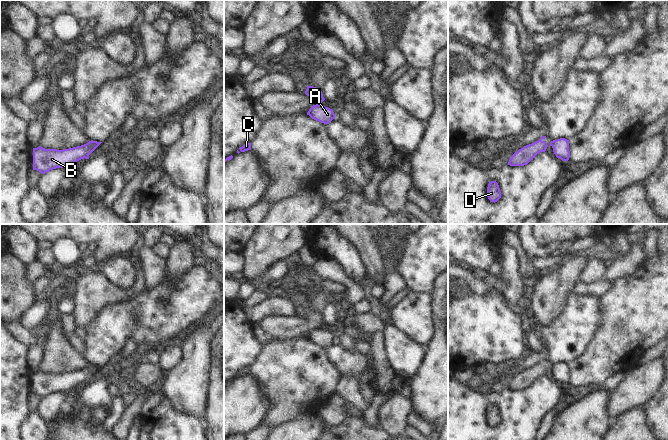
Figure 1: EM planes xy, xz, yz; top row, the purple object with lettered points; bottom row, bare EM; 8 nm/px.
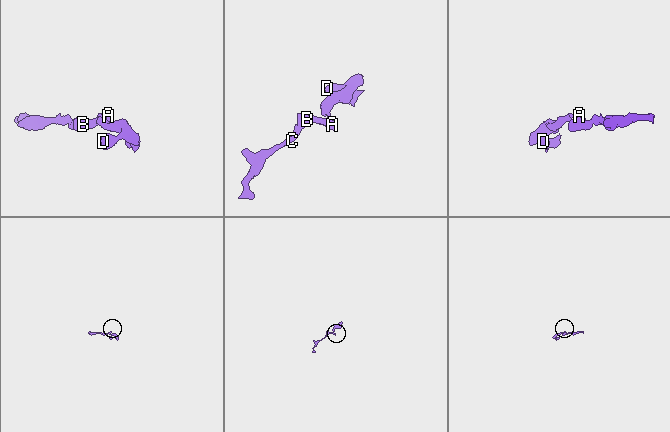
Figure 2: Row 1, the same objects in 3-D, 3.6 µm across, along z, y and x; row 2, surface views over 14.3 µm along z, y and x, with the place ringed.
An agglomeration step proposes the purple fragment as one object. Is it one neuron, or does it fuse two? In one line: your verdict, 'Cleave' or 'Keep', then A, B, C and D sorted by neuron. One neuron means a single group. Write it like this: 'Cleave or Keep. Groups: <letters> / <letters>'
Cleave. Groups: A B C / D

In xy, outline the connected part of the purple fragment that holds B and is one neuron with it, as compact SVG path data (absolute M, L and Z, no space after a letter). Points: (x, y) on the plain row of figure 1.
M89 365L88 367L63 374L45 373L41 370L33 372L33 394L42 398L56 392L71 392L81 383L89 383L89 379L102 366Z

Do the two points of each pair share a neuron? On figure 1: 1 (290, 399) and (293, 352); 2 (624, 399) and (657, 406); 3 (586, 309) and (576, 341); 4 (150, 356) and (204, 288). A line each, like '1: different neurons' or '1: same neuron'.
1: same neuron
2: different neurons
3: same neuron
4: different neurons

